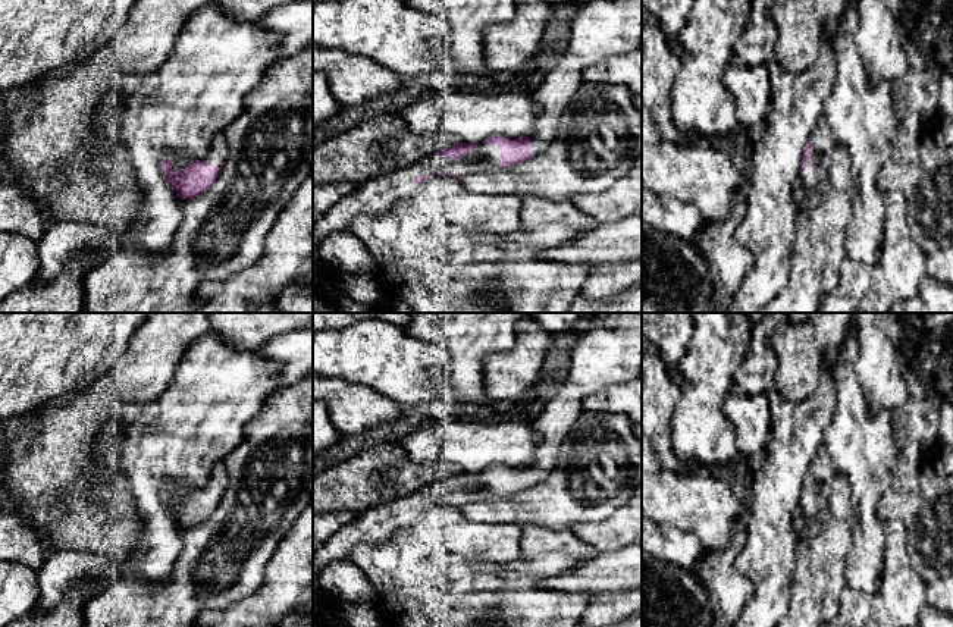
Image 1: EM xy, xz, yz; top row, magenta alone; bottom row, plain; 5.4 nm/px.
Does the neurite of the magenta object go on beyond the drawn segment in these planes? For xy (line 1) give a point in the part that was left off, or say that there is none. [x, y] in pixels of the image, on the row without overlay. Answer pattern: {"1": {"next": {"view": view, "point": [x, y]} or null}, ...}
{"1": {"next": {"view": "xy", "point": [219, 480]}}}

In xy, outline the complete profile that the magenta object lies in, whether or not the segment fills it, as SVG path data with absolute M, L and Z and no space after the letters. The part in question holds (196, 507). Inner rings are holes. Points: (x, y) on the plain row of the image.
M219 461L213 465L204 489L191 490L178 502L172 501L172 490L166 489L162 492L162 501L181 529L194 527L214 512L228 485L229 477L225 464Z

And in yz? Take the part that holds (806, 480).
M822 443L802 483L800 508L808 520L816 517L825 507L830 498L834 474L836 470L831 457Z

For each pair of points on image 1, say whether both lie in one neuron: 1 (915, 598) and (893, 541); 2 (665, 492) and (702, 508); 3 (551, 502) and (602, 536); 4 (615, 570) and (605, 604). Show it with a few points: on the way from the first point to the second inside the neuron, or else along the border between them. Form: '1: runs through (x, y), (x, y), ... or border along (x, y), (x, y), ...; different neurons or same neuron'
1: runs through (902, 583), (897, 574), (896, 555); same neuron
2: runs through (674, 499), (693, 502); same neuron
3: border along (617, 510), (605, 519), (583, 524); different neurons
4: border along (626, 589), (591, 593); different neurons

